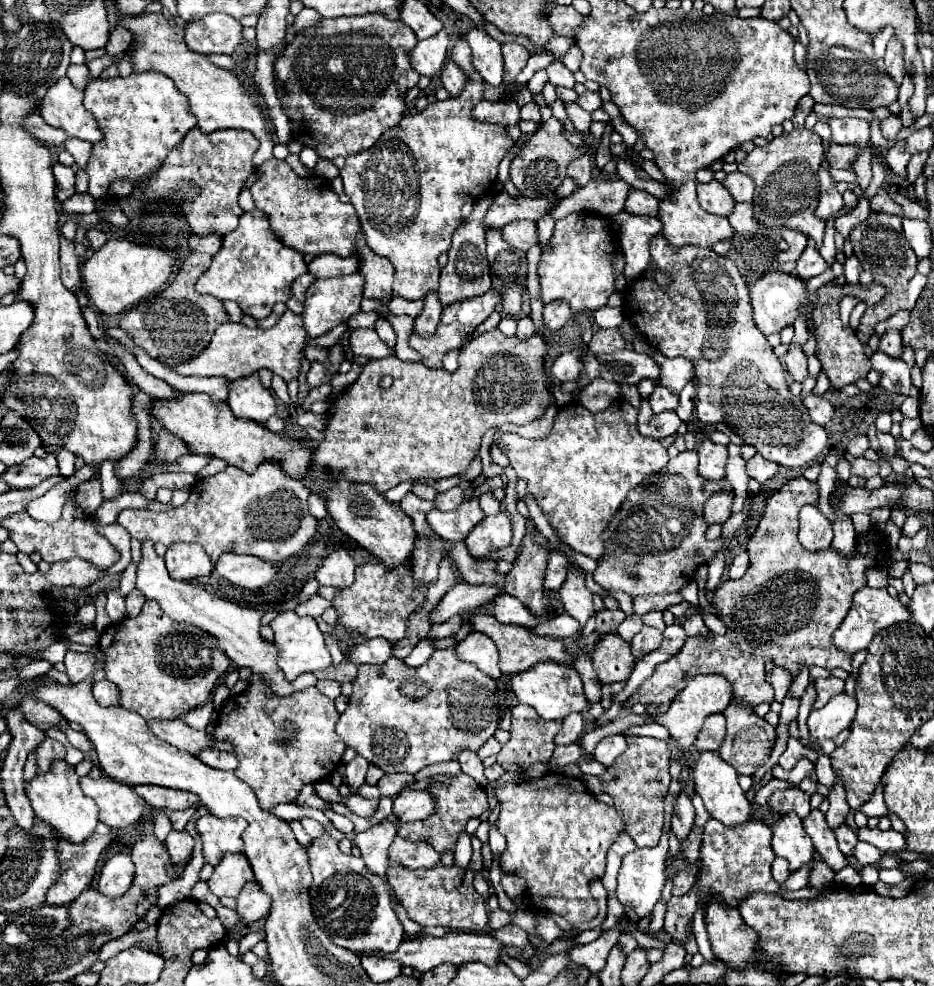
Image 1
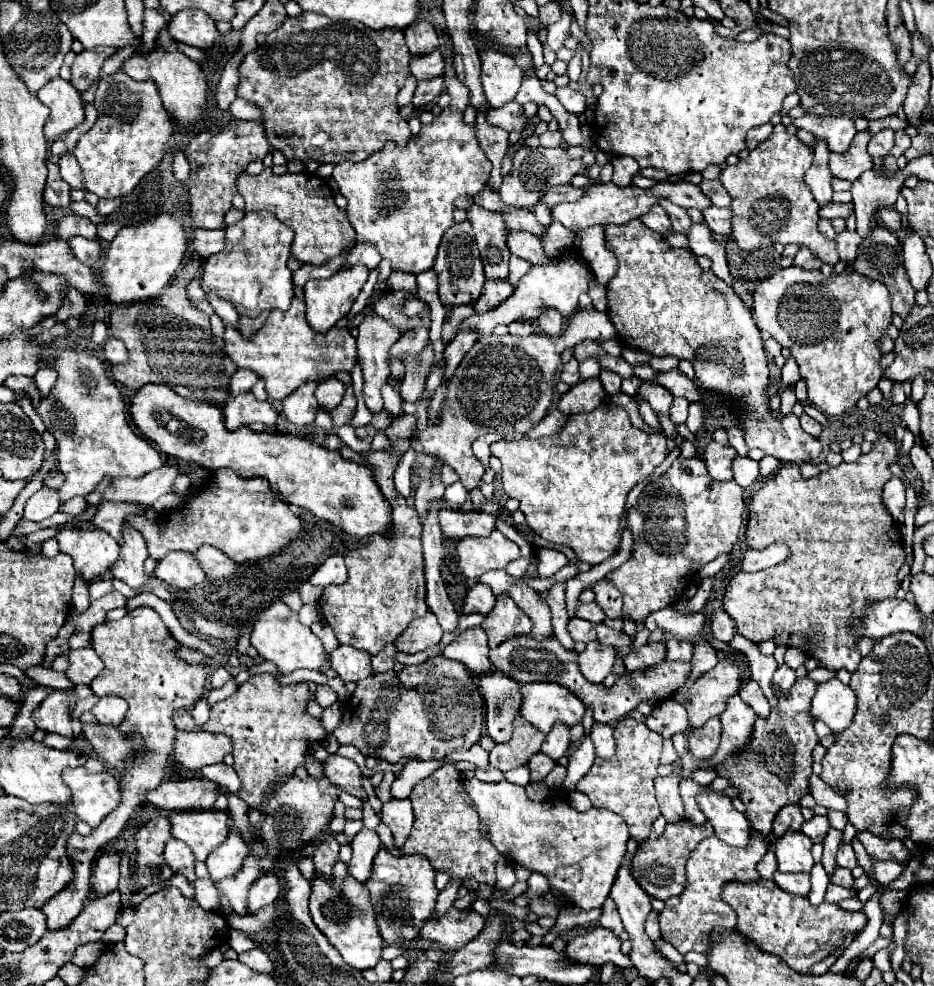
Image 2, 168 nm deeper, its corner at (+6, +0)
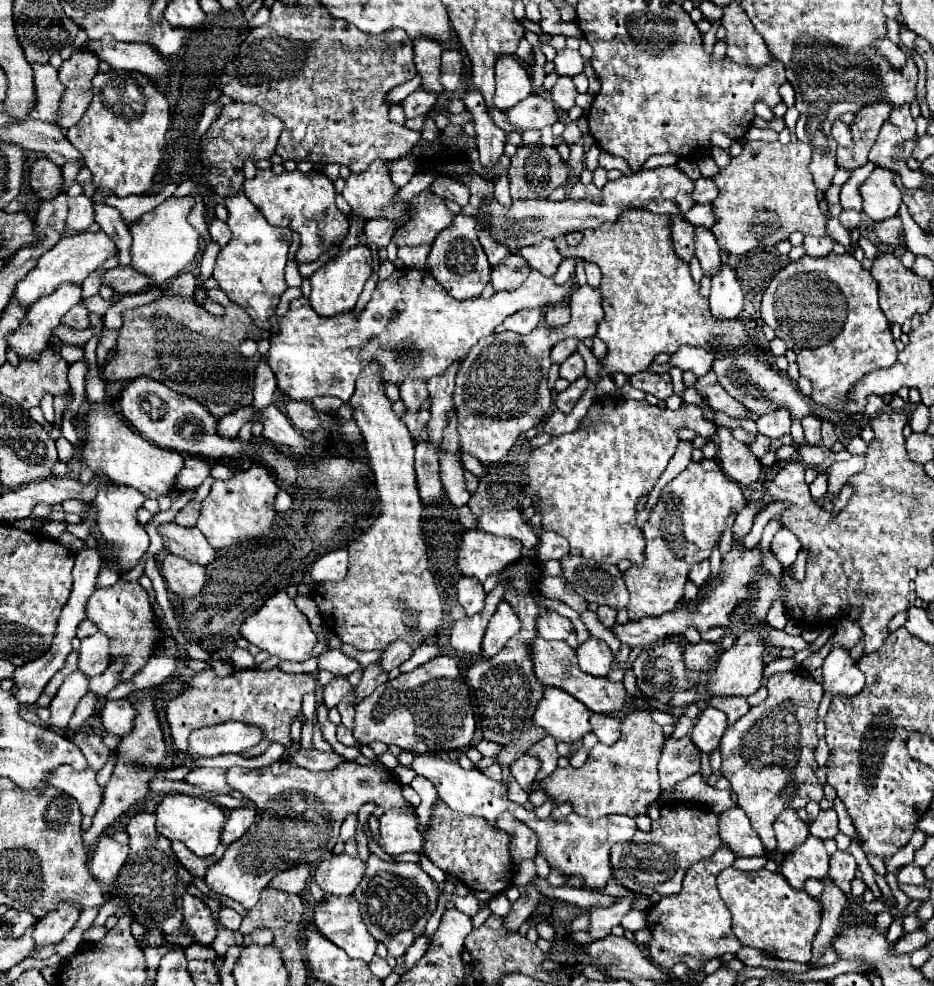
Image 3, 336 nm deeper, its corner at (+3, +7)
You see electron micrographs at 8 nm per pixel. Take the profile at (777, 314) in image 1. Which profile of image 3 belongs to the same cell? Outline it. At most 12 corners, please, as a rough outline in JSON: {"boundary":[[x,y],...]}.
{"boundary":[[853,254],[803,256],[761,318],[827,408],[897,360]]}

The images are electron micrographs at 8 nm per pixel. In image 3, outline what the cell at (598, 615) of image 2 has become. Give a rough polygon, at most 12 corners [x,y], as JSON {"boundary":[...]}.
{"boundary":[[599,606],[597,616],[605,628],[615,626],[617,610]]}

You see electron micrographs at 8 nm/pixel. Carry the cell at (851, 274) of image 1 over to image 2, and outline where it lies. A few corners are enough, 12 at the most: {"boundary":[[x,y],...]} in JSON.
{"boundary":[[842,231],[836,235],[840,261],[846,265],[856,259],[858,233]]}

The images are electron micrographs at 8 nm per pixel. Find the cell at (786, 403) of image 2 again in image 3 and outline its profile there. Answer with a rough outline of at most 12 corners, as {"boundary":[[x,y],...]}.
{"boundary":[[783,410],[757,420],[757,432],[779,440],[789,434],[789,414]]}

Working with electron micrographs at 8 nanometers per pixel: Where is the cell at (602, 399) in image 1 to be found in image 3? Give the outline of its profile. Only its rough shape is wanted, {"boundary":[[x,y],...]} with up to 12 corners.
{"boundary":[[577,378],[567,390],[559,392],[555,404],[569,414],[585,392],[589,380]]}

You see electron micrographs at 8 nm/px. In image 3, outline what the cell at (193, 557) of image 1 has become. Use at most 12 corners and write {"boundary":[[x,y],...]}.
{"boundary":[[169,554],[161,576],[183,600],[201,592],[205,566]]}

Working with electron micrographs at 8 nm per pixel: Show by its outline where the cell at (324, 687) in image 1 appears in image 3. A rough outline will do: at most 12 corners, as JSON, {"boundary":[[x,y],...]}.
{"boundary":[[335,676],[323,688],[327,708],[335,708],[353,686],[345,676]]}

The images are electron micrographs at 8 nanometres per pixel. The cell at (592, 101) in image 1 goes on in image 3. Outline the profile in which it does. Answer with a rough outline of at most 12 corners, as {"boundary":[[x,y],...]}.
{"boundary":[[559,76],[551,88],[557,108],[567,112],[575,106],[573,80]]}

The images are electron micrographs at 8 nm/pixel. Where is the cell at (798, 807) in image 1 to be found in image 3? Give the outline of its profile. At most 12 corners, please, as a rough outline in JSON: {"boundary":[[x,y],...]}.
{"boundary":[[797,810],[781,812],[773,826],[777,850],[793,854],[809,836]]}

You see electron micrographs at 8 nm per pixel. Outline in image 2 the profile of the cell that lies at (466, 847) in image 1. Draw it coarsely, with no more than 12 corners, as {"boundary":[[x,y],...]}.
{"boundary":[[450,877],[450,883],[440,891],[434,917],[442,917],[458,899],[462,881]]}

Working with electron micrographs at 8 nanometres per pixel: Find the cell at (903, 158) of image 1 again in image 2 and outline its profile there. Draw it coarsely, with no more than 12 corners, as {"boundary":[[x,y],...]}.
{"boundary":[[896,131],[896,145],[890,155],[898,159],[910,147],[910,137]]}

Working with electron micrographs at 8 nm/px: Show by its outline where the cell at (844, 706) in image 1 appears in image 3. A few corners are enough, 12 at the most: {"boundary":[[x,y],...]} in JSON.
{"boundary":[[835,646],[823,662],[823,690],[855,696],[865,674],[847,648]]}

